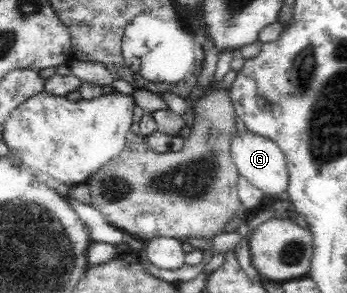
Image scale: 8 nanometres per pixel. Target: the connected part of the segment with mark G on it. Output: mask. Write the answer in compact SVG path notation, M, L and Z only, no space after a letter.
M253 132L234 133L230 140L232 158L238 173L245 177L251 185L263 192L267 197L279 197L288 191L289 172L286 159L281 148L269 138L255 135Z

